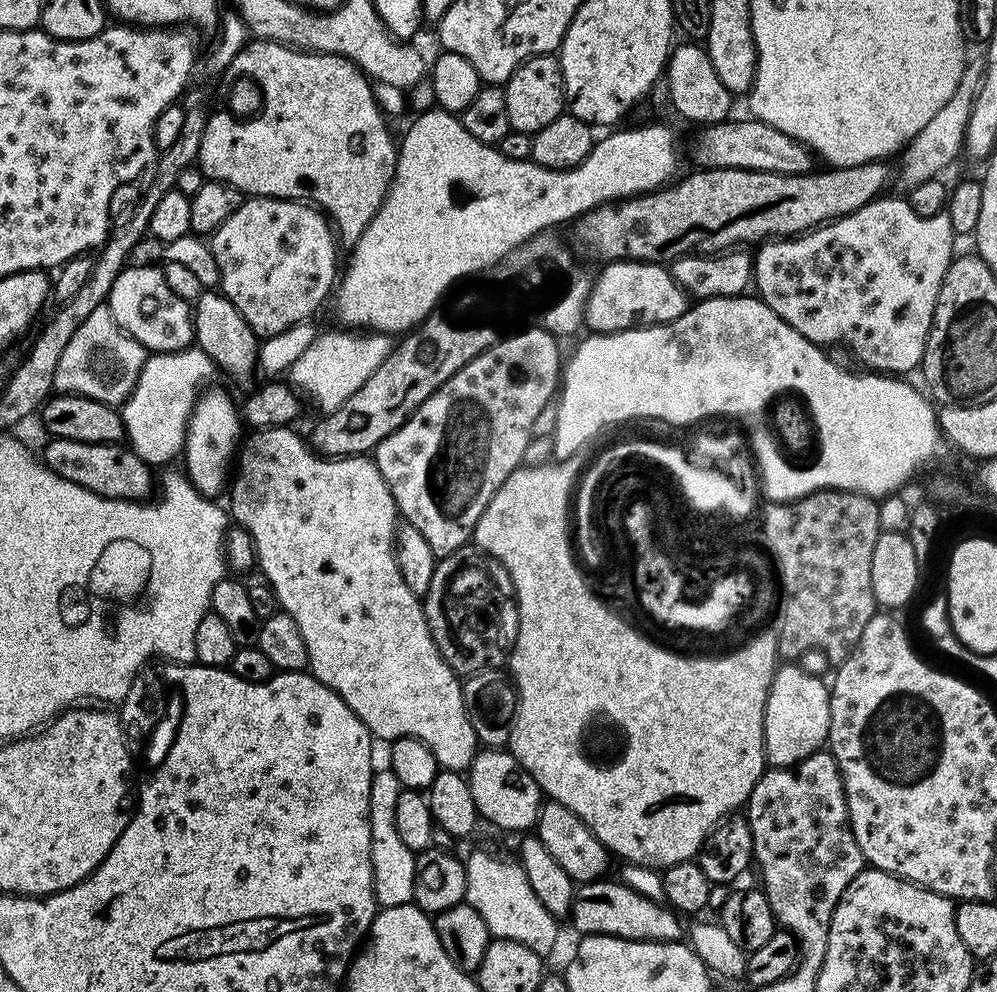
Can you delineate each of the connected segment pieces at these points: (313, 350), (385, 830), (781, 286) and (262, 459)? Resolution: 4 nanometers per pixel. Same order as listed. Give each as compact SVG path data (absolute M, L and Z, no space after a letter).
M340 330L344 332L323 332L308 347L306 354L298 358L290 369L291 383L305 397L309 396L320 407L321 413L333 412L354 394L382 366L382 362L391 354L393 341L385 333L371 330Z
M390 770L377 771L372 777L368 821L370 822L370 862L372 863L372 885L376 903L380 908L393 908L413 903L414 870L417 853L411 852L398 834L394 823L394 809L398 806L400 783Z
M884 199L872 200L866 206L862 206L862 210L854 210L854 214L846 214L839 216L836 220L829 220L827 224L821 224L820 227L813 228L812 231L799 236L773 238L761 243L754 252L754 288L757 288L755 291L758 293L759 299L763 300L766 306L770 306L770 310L774 310L774 314L778 314L778 318L782 318L782 322L786 322L794 330L798 330L798 334L802 334L802 338L806 338L811 344L829 346L828 344L844 343L864 363L861 365L865 369L875 370L880 374L908 374L904 372L912 372L915 368L917 371L924 363L924 347L932 325L938 290L942 286L942 278L946 274L948 265L954 259L954 251L952 252L954 233L947 211L933 216L919 216L914 214L907 199Z
M277 426L275 428L257 428L251 433L252 437L243 441L242 447L238 452L238 459L234 464L234 475L230 480L230 492L232 488L232 512L230 508L230 516L233 521L239 527L245 528L252 536L252 541L256 547L256 564L258 568L264 571L266 579L272 583L272 592L276 595L276 600L279 607L286 614L290 614L290 618L294 618L294 622L298 622L298 630L302 630L302 639L306 641L306 650L308 651L308 668L311 675L315 676L317 680L320 680L330 690L334 690L342 698L342 702L346 702L346 706L350 706L350 710L354 710L354 714L358 714L358 718L362 723L369 728L373 737L377 741L385 740L385 742L391 742L398 738L418 738L426 745L427 748L434 754L437 765L441 769L449 772L459 772L461 774L467 773L468 767L472 765L472 759L476 757L478 751L478 741L474 734L474 726L470 726L470 718L466 714L466 706L464 705L464 689L462 687L461 677L457 676L456 671L442 658L442 654L438 650L438 646L434 646L434 638L430 638L430 626L426 626L426 618L424 617L424 606L421 597L415 596L410 590L410 586L406 586L406 582L402 582L402 574L398 570L398 562L396 561L396 530L398 527L398 513L396 510L396 503L394 498L390 494L390 490L386 486L386 482L382 478L382 474L378 470L375 459L369 458L367 455L363 456L341 456L339 458L329 458L317 454L310 447L309 441L304 440L295 432L295 427L292 426Z

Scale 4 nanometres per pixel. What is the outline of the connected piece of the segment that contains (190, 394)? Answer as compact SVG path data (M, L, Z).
M189 346L178 352L157 352L149 355L138 374L137 384L122 405L124 418L124 434L127 447L137 452L148 464L159 466L168 464L172 459L179 457L184 451L184 439L188 433L188 420L201 392L213 383L212 375L217 374L218 368L212 359L202 349Z

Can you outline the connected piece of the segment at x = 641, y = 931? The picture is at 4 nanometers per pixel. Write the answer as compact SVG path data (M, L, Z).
M601 878L584 882L575 889L570 921L584 936L617 936L623 940L679 941L681 917L663 903L656 903L638 895L621 882L611 884Z

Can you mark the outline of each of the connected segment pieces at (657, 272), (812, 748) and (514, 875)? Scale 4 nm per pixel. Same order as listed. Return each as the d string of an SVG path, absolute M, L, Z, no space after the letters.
M614 260L603 265L600 277L594 280L590 288L588 303L584 305L584 324L593 333L598 332L625 332L627 328L649 328L652 324L669 324L687 312L690 307L690 298L674 282L671 271L660 262L641 262L639 260Z
M781 663L777 667L764 711L764 755L769 765L786 768L800 760L805 760L811 752L819 752L825 747L830 726L829 695L829 685L819 676L806 674L806 670L802 670L799 663Z
M472 852L466 856L466 894L465 901L478 914L482 914L482 922L486 922L489 937L498 940L520 942L528 946L541 957L556 944L557 917L539 901L538 895L527 881L527 874L519 862L511 864L492 852Z

